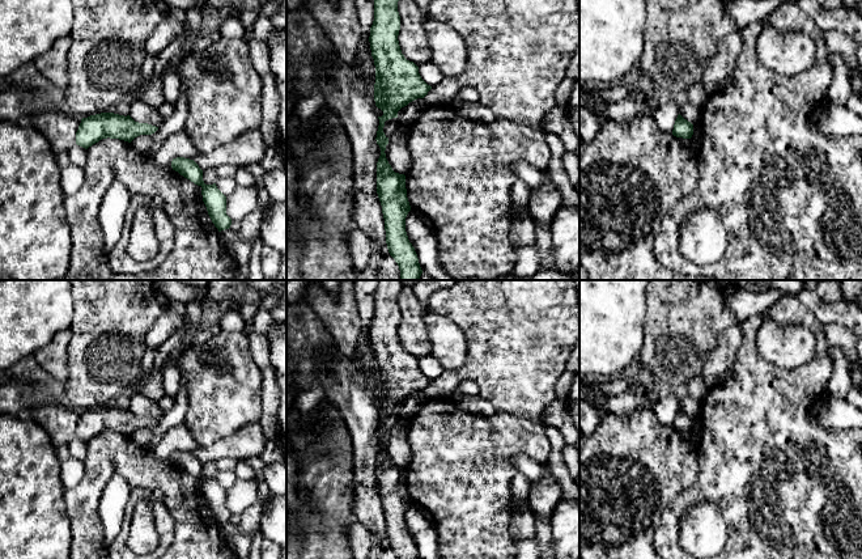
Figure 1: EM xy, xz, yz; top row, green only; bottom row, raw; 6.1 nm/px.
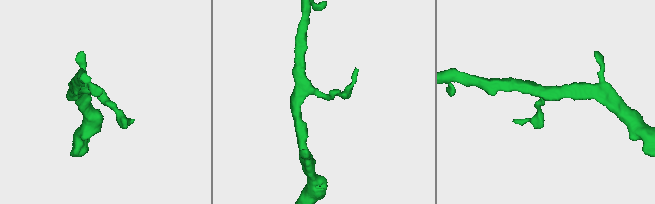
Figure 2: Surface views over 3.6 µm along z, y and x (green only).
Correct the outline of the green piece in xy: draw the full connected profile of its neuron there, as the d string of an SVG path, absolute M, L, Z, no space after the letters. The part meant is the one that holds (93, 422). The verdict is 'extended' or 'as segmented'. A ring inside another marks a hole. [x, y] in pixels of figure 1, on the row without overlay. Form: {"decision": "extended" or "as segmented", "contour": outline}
{"decision": "as segmented", "contour": "M101 406L82 411L76 425L76 437L88 442L102 432L119 432L131 436L140 428L152 428L158 420L135 415L129 408Z"}

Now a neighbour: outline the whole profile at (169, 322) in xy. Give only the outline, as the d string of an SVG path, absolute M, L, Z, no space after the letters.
M166 306L145 336L147 348L158 348L166 339L178 333L182 326L182 316Z

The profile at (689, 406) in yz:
M689 395L679 403L679 407L692 418L700 411L700 403Z

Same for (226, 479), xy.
M217 471L216 479L225 490L229 490L238 480L234 471Z

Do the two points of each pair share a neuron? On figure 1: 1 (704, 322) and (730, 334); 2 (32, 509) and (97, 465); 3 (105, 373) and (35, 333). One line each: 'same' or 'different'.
1: different
2: different
3: different

